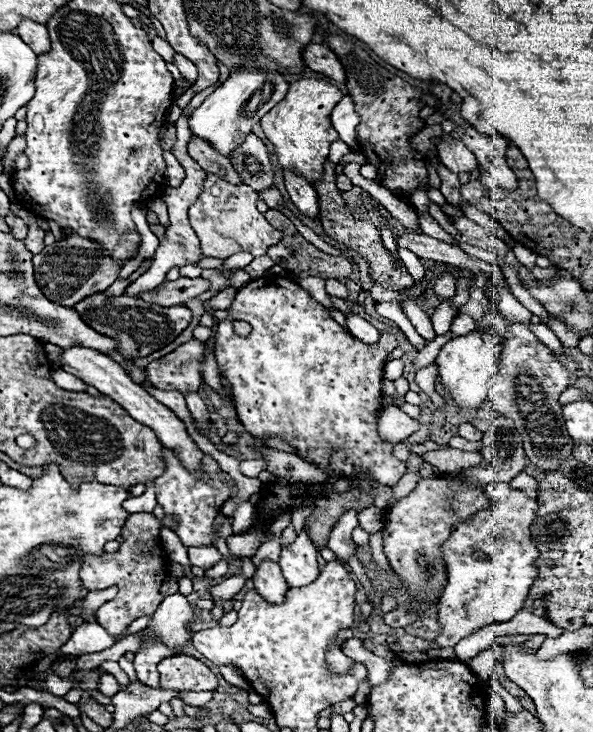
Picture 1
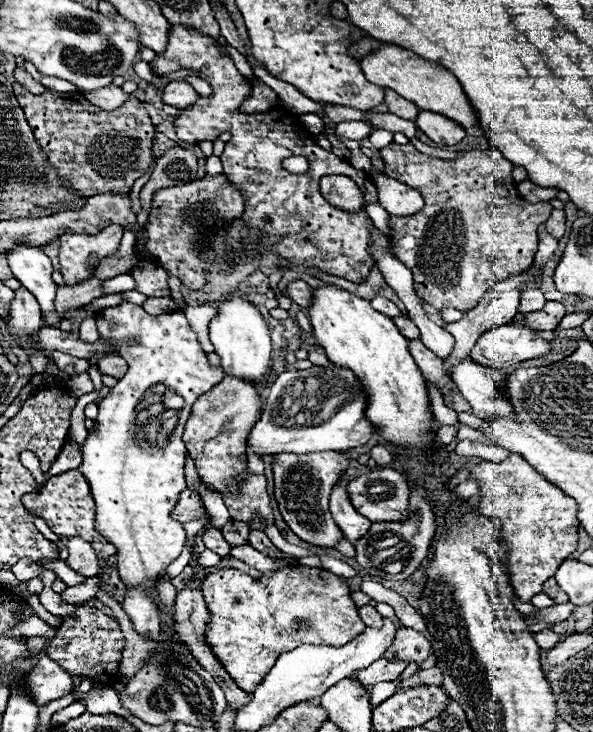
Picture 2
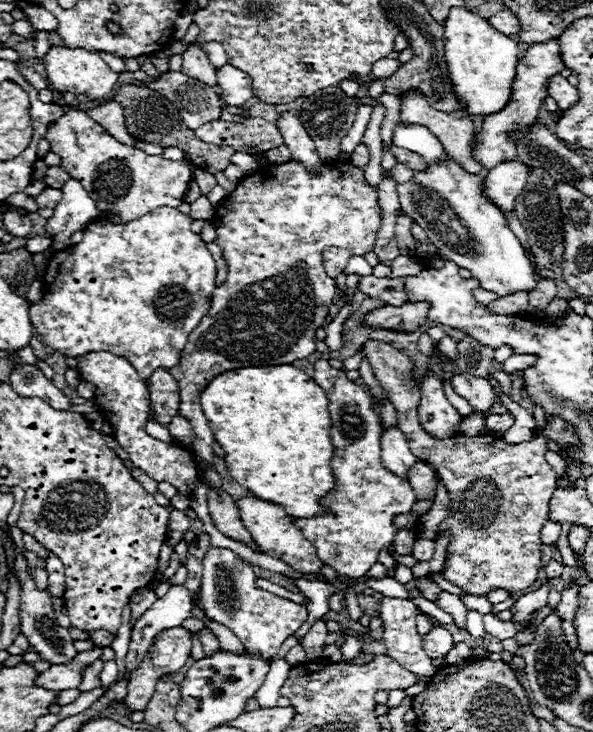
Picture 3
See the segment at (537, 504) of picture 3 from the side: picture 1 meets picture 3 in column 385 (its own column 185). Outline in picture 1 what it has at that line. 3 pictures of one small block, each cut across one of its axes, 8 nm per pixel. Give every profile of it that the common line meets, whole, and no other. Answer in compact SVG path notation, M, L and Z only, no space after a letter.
M192 338L180 344L174 352L150 362L146 366L146 378L160 390L198 390L202 384L200 364L206 344Z

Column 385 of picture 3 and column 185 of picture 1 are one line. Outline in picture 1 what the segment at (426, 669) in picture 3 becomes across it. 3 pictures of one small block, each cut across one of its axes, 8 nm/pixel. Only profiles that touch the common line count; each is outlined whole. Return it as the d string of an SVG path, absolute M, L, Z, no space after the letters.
M180 592L166 596L158 610L152 614L152 622L148 628L168 646L174 650L174 654L182 654L182 648L186 640L190 638L190 626L194 624L194 612L188 604L186 596Z

